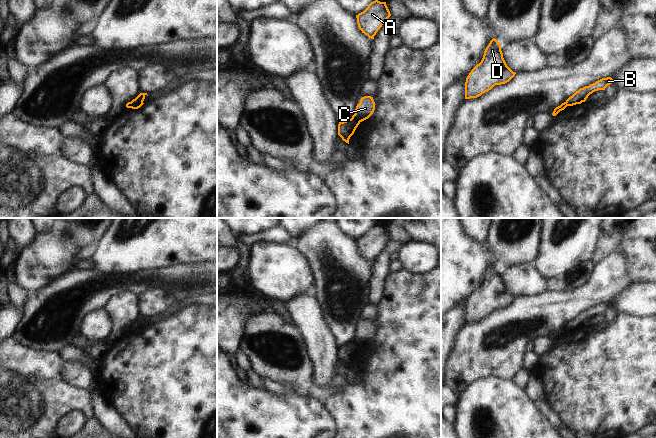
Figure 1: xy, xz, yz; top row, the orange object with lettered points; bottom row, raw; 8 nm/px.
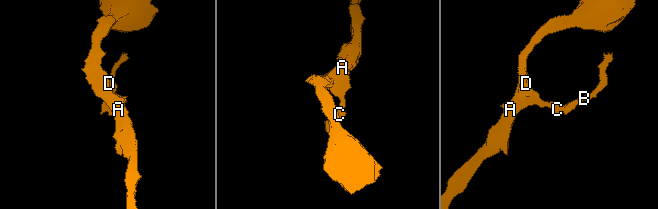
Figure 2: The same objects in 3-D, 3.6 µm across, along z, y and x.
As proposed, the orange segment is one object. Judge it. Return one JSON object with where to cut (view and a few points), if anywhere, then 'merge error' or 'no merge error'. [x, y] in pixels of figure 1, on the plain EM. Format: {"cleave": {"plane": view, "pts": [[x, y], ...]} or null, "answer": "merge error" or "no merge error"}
{"cleave": {"plane": "xz", "pts": [[352, 341], [359, 346]]}, "answer": "merge error"}

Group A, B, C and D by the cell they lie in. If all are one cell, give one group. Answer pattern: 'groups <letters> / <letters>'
groups A C D / B

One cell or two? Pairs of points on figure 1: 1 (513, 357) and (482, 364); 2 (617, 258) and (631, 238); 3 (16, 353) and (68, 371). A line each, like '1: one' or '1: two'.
1: one
2: two
3: two

